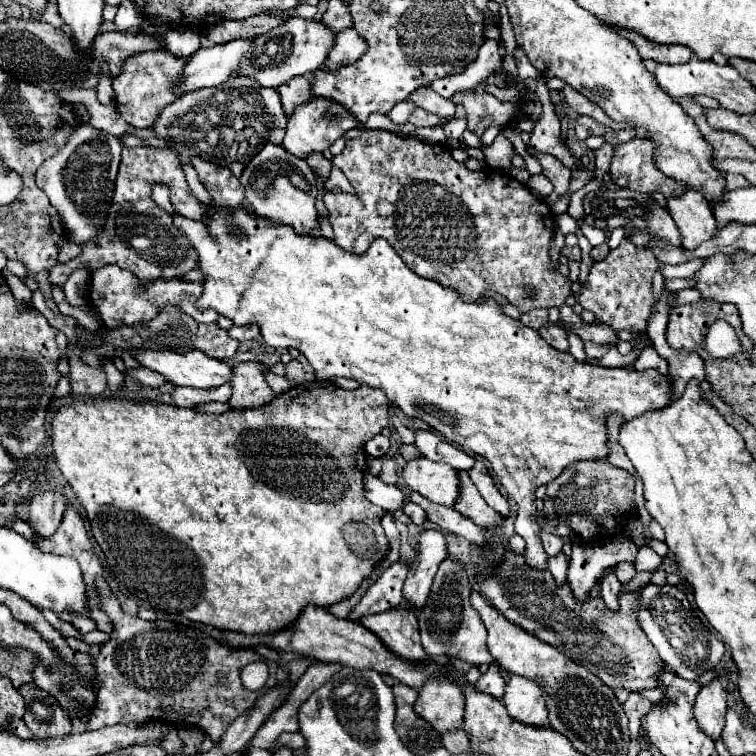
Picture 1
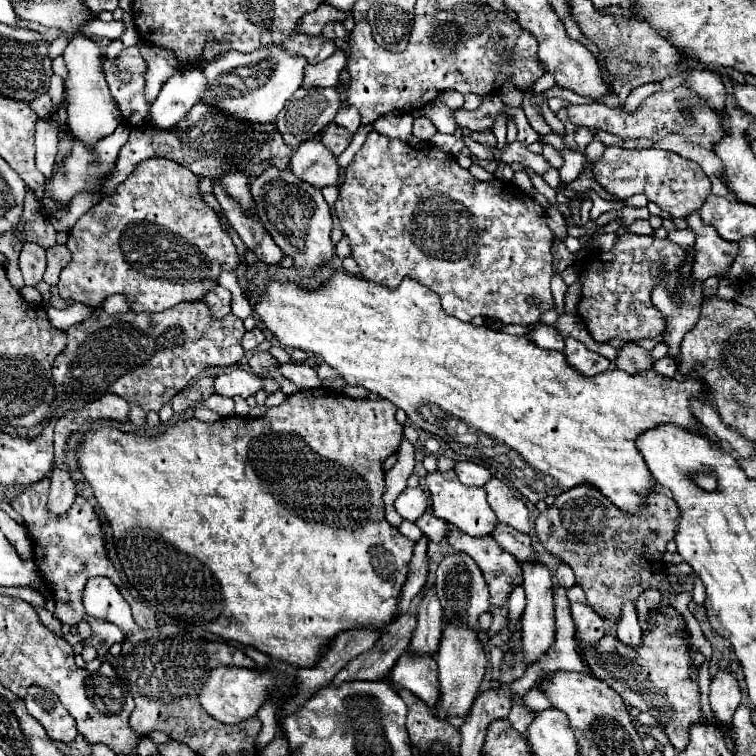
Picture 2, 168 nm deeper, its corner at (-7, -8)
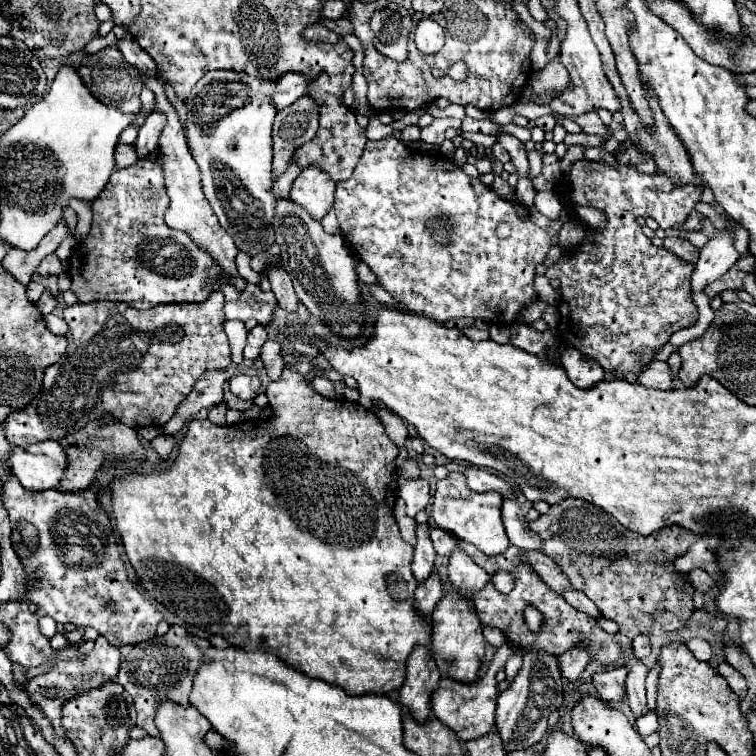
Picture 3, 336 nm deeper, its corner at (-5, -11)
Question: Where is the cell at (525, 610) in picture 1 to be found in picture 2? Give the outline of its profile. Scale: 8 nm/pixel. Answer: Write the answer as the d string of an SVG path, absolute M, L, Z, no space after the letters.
M661 602L659 610L651 610L647 616L647 624L649 630L643 632L641 644L639 646L627 646L623 644L617 636L605 634L599 642L595 642L595 646L585 644L579 646L579 654L583 658L583 662L589 666L589 672L607 682L621 698L627 706L635 706L637 710L645 710L651 712L651 716L655 716L659 720L659 724L665 726L667 730L667 738L669 742L681 750L687 744L687 728L695 722L705 722L701 718L701 710L699 710L699 684L697 684L697 672L691 672L691 654L689 654L689 646L683 642L683 636L677 636L679 628L683 628L683 618L677 614L675 608L671 608L669 604Z

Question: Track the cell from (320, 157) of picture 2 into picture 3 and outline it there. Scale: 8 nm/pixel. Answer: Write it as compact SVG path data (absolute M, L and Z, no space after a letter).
M309 167L307 171L301 171L293 183L291 201L301 205L313 219L321 221L333 207L333 193L335 183L331 183L331 179L327 179L317 167Z

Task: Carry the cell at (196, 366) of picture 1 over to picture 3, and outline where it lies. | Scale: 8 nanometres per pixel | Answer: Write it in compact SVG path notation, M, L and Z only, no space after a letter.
M235 375L229 381L229 389L233 395L237 395L239 399L255 399L259 389L261 389L261 381L257 375Z

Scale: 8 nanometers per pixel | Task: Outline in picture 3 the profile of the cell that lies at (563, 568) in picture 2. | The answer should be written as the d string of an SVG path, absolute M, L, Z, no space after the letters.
M569 589L569 591L565 591L563 593L563 597L575 607L575 609L579 609L579 611L583 611L583 613L587 613L587 615L591 615L591 617L595 617L595 619L599 619L599 617L603 617L601 615L601 611L587 599L587 595L585 593L581 593L581 591L575 591L575 589Z

